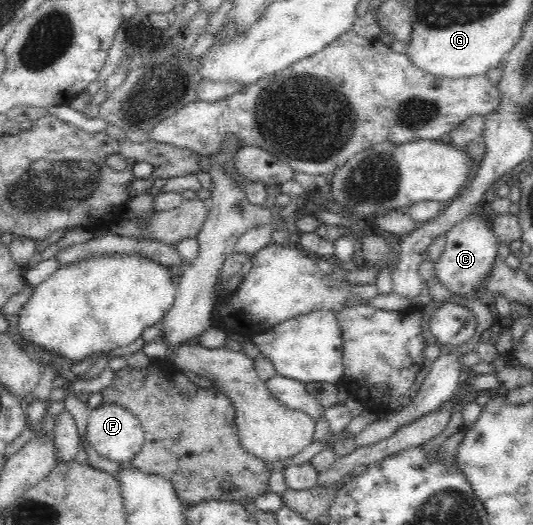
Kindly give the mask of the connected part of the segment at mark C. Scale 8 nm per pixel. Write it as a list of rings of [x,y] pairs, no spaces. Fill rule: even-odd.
[[[473,213],[469,217],[463,218],[463,221],[454,225],[446,233],[446,244],[443,253],[437,261],[434,261],[437,279],[449,291],[470,296],[473,289],[475,291],[481,289],[481,285],[485,281],[485,275],[491,271],[493,263],[497,260],[498,246],[499,240],[497,240],[495,232],[491,230],[489,223],[483,217]]]

